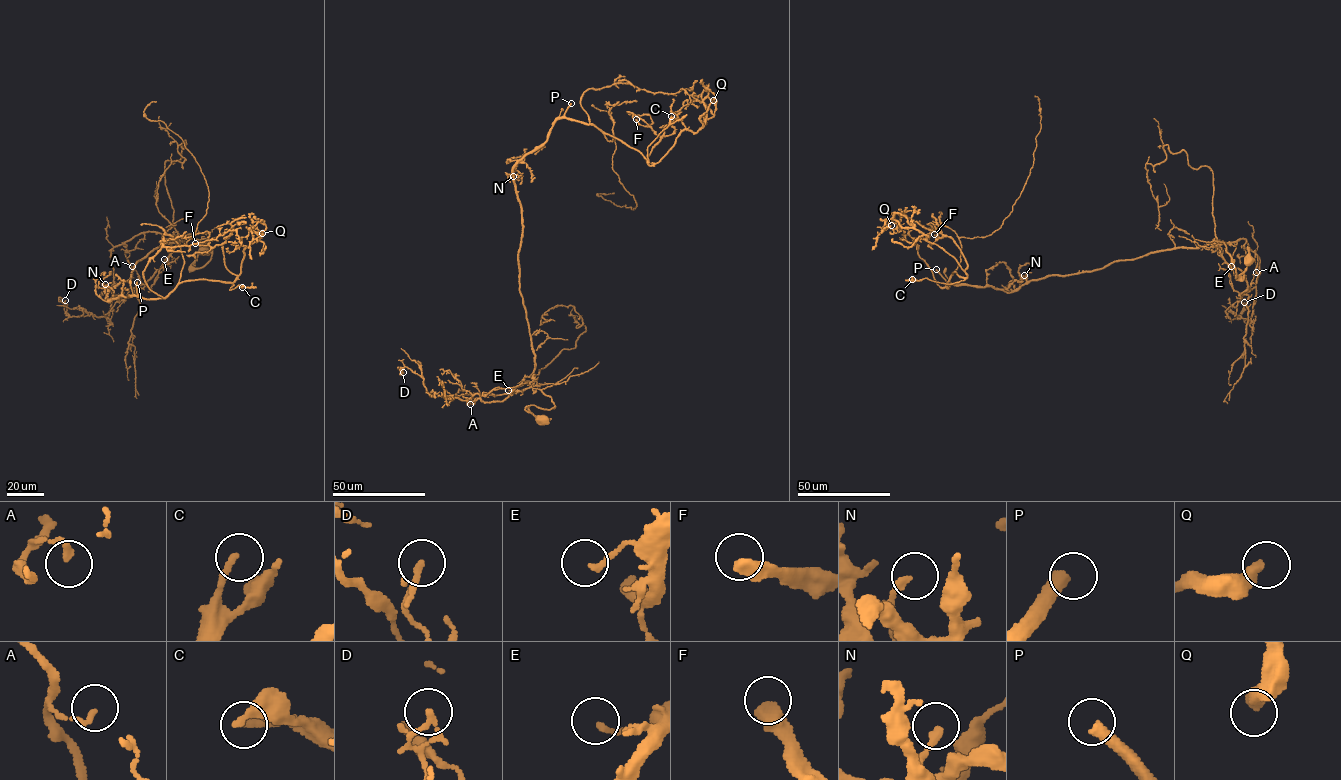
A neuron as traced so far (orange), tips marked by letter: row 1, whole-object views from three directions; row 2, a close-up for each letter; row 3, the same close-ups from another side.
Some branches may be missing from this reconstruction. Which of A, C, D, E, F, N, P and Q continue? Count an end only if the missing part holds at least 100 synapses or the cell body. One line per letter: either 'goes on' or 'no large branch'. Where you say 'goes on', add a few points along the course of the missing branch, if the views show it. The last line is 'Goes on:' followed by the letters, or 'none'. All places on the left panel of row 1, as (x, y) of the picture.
A: no large branch
C: goes on; course (242, 287), (243, 281), (259, 278), (255, 281), (243, 279)
D: no large branch
E: no large branch
F: no large branch
N: no large branch
P: goes on; course (137, 282), (124, 257), (154, 231), (176, 228), (185, 231), (194, 225), (222, 219)
Q: no large branch
Goes on: C, P

